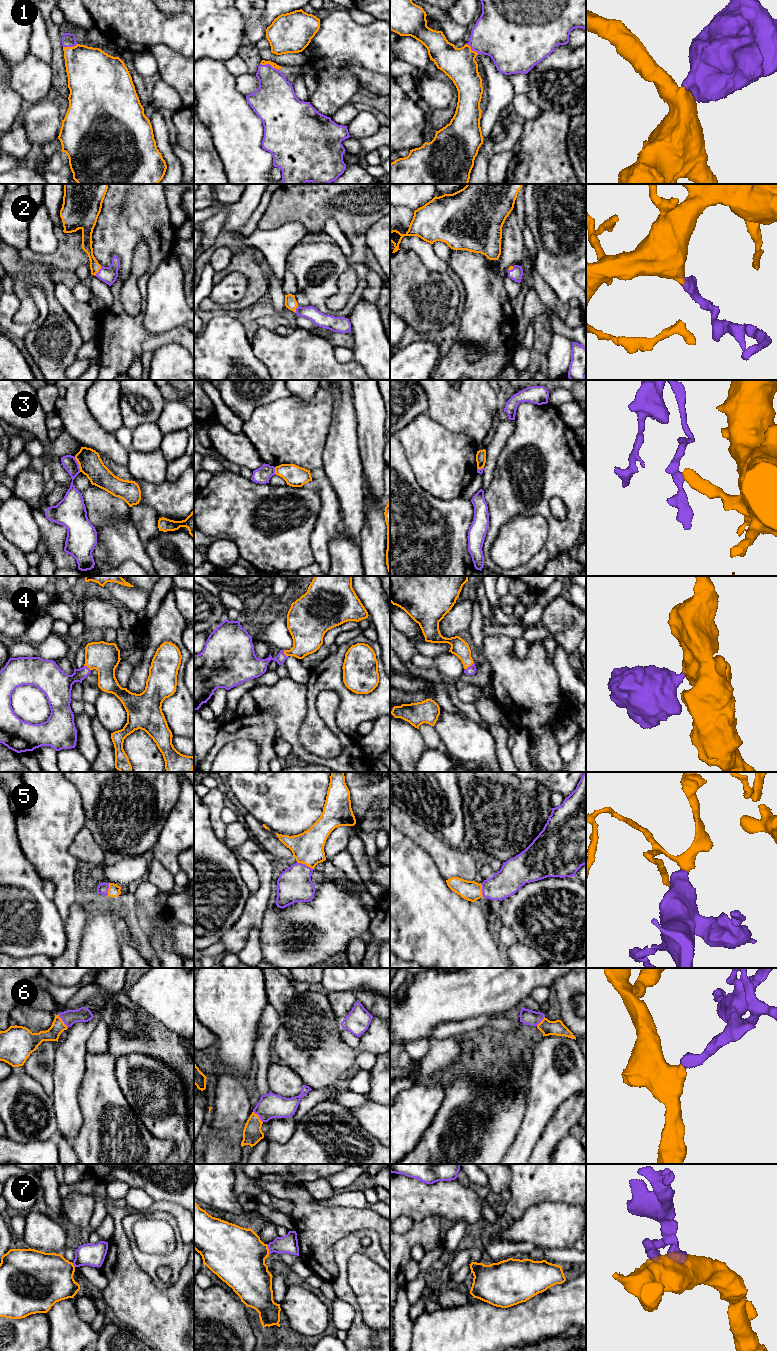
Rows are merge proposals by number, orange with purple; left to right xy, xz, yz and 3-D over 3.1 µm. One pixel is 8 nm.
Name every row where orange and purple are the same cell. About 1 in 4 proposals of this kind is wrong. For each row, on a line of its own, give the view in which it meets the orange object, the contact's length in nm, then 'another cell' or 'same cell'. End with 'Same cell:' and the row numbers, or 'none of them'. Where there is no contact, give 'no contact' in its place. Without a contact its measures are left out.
1: xz | 160 nm | same cell
2: xy | 100 nm | same cell
3: xy | 130 nm | another cell
4: yz | 90 nm | same cell
5: xz | 140 nm | same cell
6: xy | 140 nm | same cell
7: xz | 80 nm | same cell
Same cell: 1, 2, 4, 5, 6, 7

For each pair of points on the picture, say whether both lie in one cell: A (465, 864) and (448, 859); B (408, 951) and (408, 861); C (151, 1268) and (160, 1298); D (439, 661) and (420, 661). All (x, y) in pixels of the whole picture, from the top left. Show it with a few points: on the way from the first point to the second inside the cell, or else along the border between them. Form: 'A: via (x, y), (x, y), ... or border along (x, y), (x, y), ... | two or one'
A: via (461, 864), (452, 862) | one
B: via (408, 929), (408, 883) | one
C: border along (142, 1270), (161, 1289), (164, 1289), (178, 1279) | two
D: via (434, 661), (425, 661) | one

